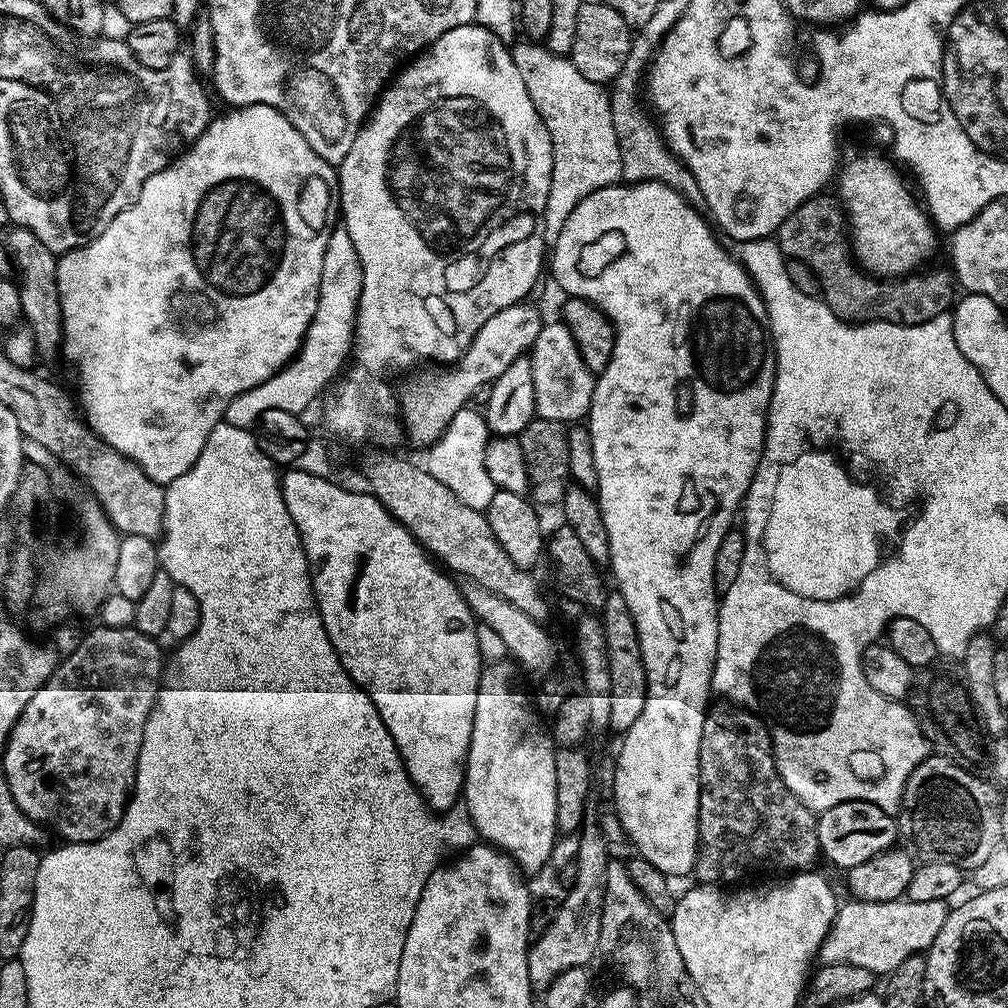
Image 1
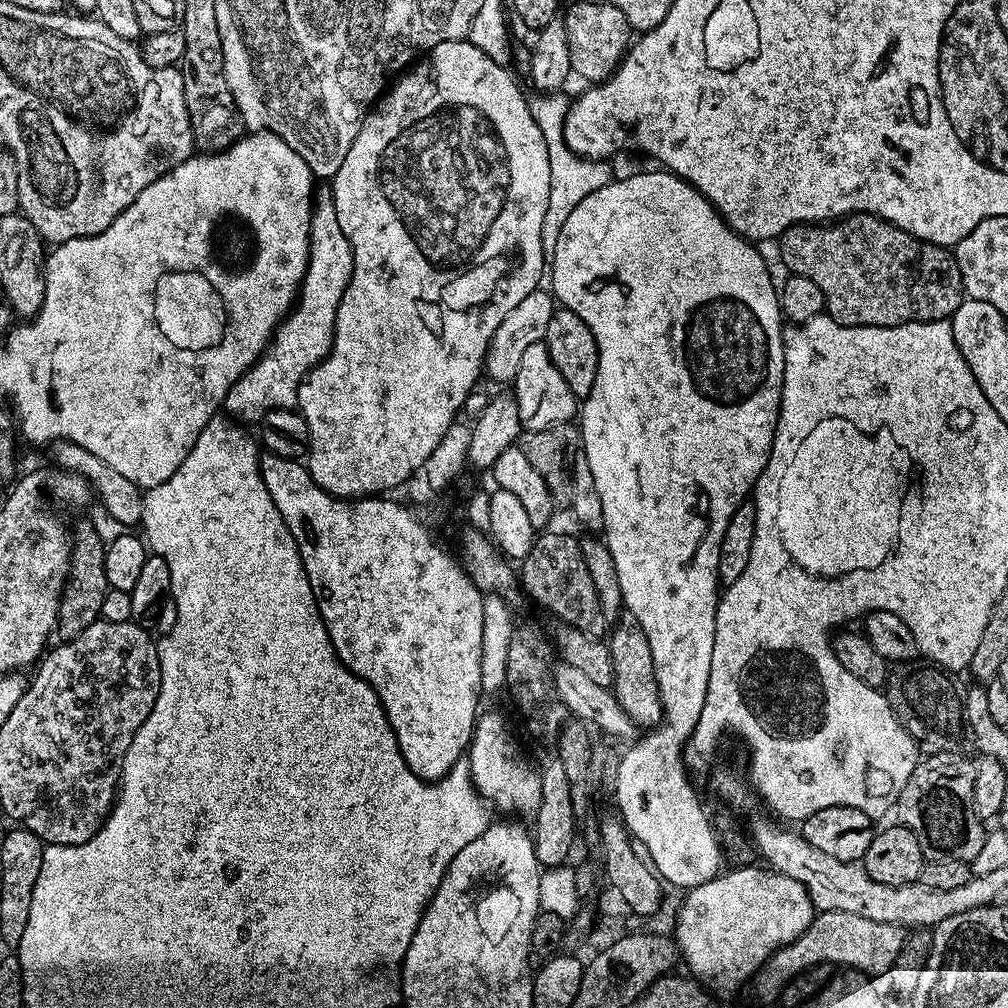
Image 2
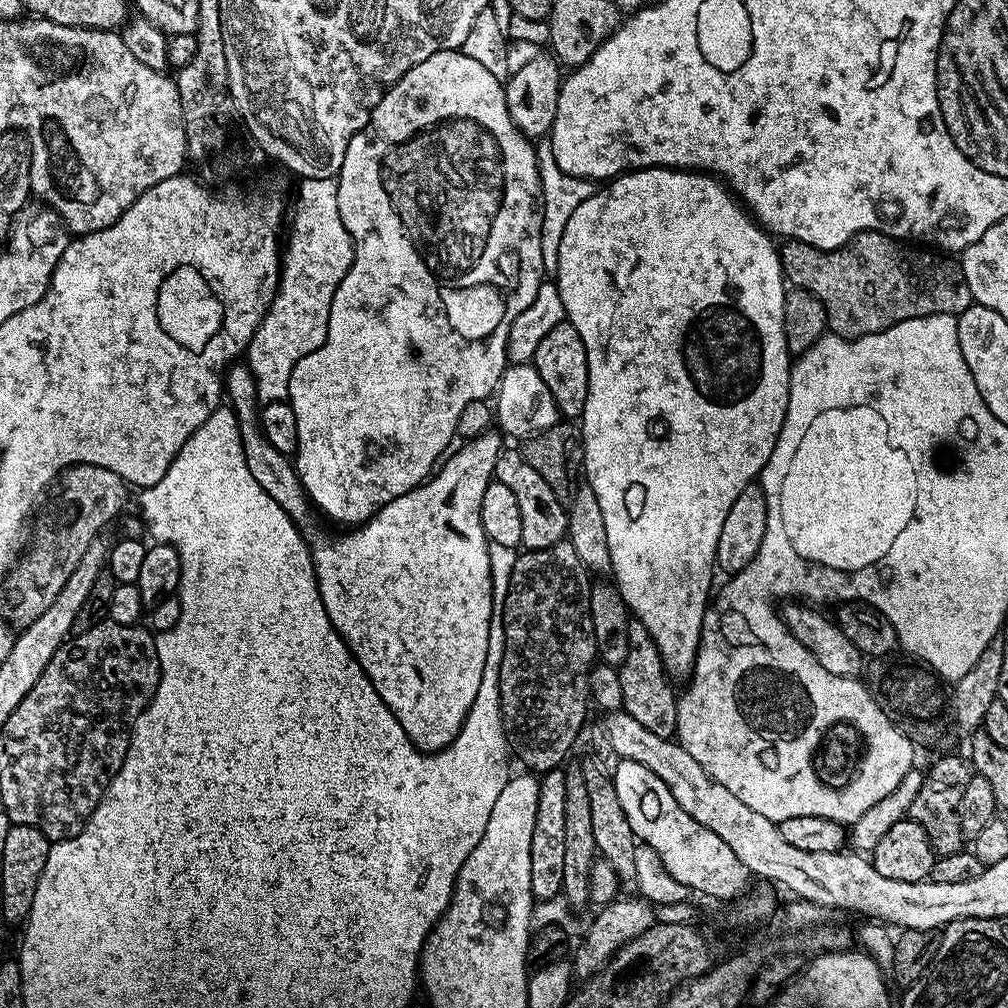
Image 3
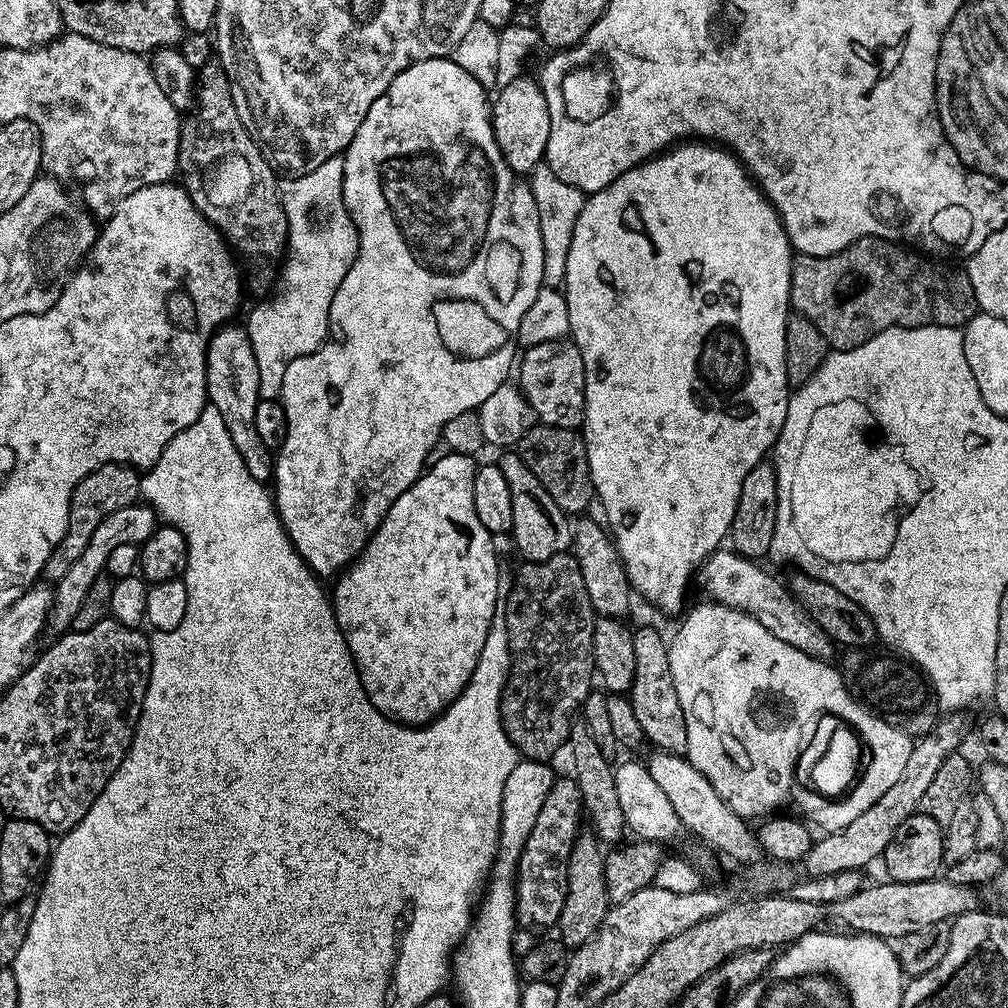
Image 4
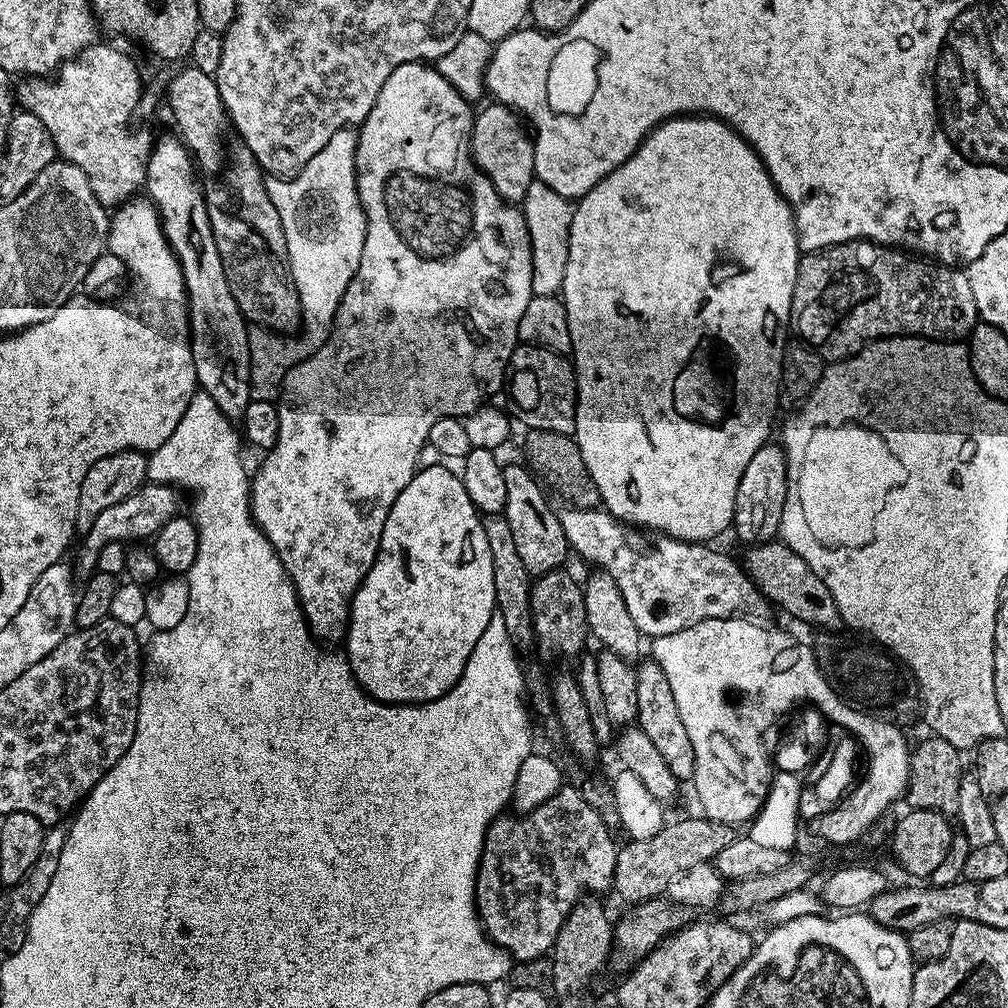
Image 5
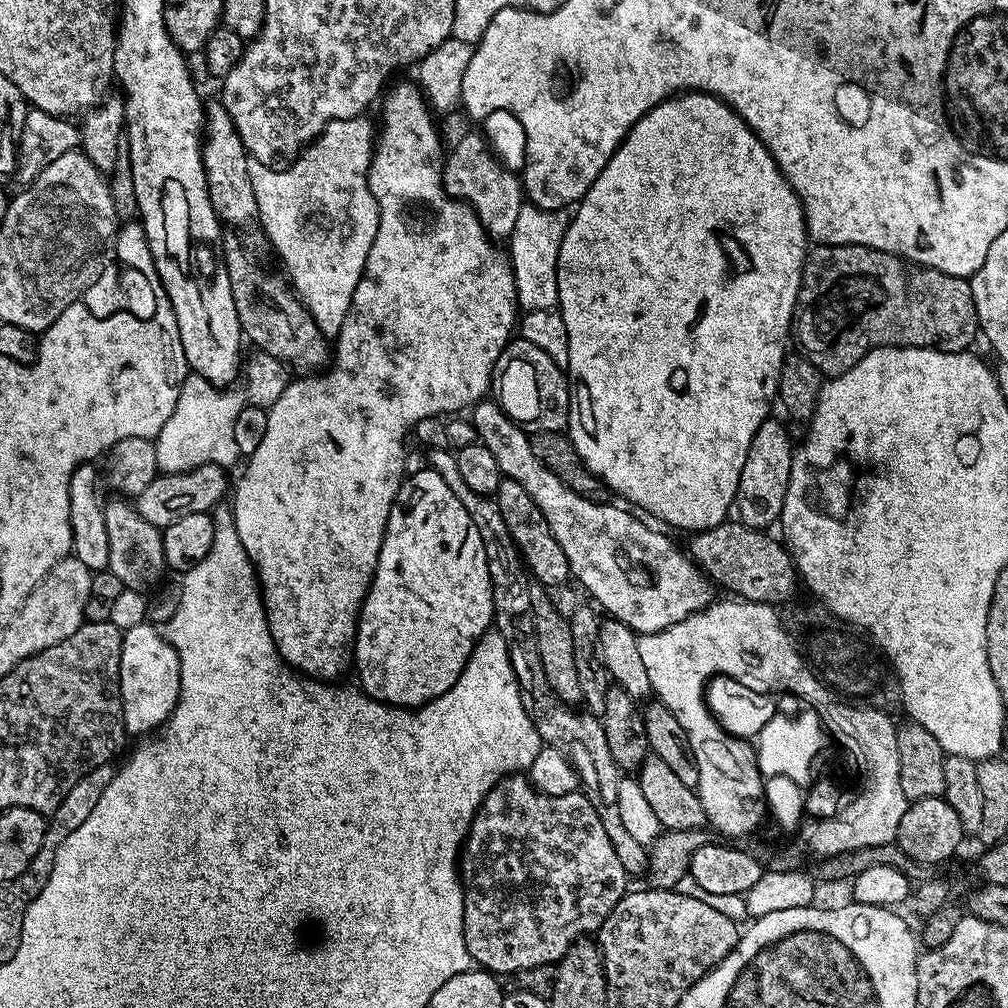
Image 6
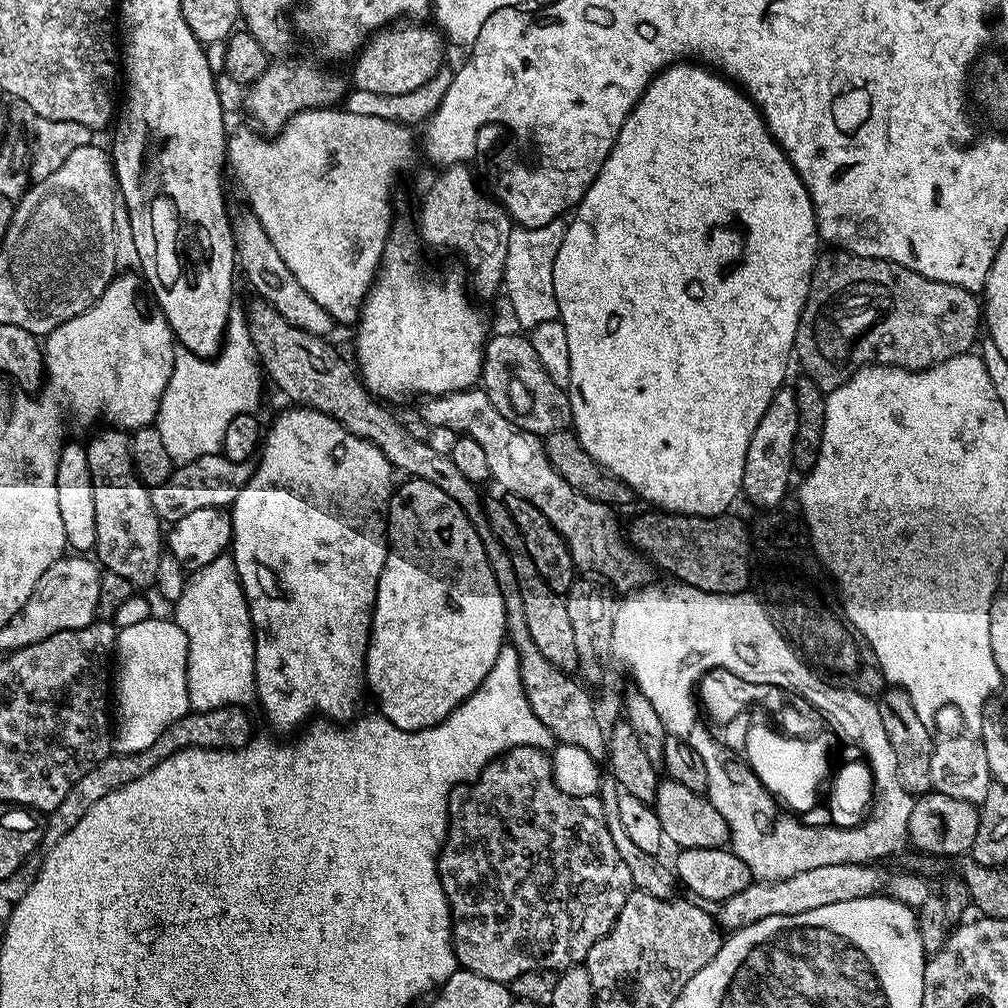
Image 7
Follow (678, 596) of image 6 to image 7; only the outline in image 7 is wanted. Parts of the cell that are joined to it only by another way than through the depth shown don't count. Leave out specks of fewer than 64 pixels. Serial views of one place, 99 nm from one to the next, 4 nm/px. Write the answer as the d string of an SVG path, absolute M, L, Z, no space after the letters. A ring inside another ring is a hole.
M473 386L445 396L429 396L421 399L419 404L419 419L428 428L450 426L450 430L467 434L482 446L490 466L491 479L497 480L508 496L526 498L530 506L538 506L538 510L550 518L550 526L562 534L581 573L595 573L620 594L634 592L653 583L653 565L648 557L641 556L630 546L622 531L622 524L620 528L616 521L617 513L607 504L594 502L570 486L548 460L543 439L525 428L519 428L506 414L502 414L502 410L490 402L483 387Z

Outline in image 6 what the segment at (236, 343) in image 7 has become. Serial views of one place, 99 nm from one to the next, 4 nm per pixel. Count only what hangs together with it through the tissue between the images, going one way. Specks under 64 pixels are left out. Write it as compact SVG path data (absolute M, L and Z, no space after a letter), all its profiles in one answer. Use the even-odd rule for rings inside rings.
M195 374L186 377L178 394L178 406L174 406L174 414L170 414L166 426L162 426L154 441L161 473L188 472L203 464L217 464L219 468L228 470L235 460L241 459L238 442L234 442L234 418L238 418L238 410L244 408L246 401L239 391L232 391L236 390L215 388L209 380Z

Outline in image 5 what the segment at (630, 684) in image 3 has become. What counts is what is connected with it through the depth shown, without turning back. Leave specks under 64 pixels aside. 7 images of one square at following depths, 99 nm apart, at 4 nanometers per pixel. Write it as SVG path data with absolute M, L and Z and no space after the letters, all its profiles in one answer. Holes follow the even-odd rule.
M644 659L635 665L638 678L636 724L642 730L646 730L650 742L662 753L666 766L670 766L670 774L678 778L690 778L694 774L694 745L690 742L690 734L686 734L686 726L682 726L682 714L678 714L678 705L674 703L670 682L667 681L662 666L658 666L656 660Z

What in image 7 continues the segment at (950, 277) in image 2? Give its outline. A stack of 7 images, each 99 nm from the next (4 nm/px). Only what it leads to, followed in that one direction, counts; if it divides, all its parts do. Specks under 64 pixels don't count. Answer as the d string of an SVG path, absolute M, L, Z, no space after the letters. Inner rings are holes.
M828 250L816 261L800 325L796 331L795 355L804 363L803 375L812 379L825 394L850 379L868 364L892 364L896 368L923 370L952 356L973 351L972 343L982 332L982 304L977 293L950 282L926 278L892 260L856 256L853 252Z

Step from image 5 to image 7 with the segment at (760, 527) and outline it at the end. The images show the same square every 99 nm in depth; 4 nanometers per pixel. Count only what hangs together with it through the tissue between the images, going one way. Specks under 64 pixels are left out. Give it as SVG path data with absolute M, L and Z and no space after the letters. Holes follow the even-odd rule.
M781 386L774 394L762 422L750 438L750 450L746 450L746 470L744 471L743 495L749 496L760 508L772 508L784 500L788 492L788 479L794 476L791 446L794 434L798 433L798 409L793 389Z

